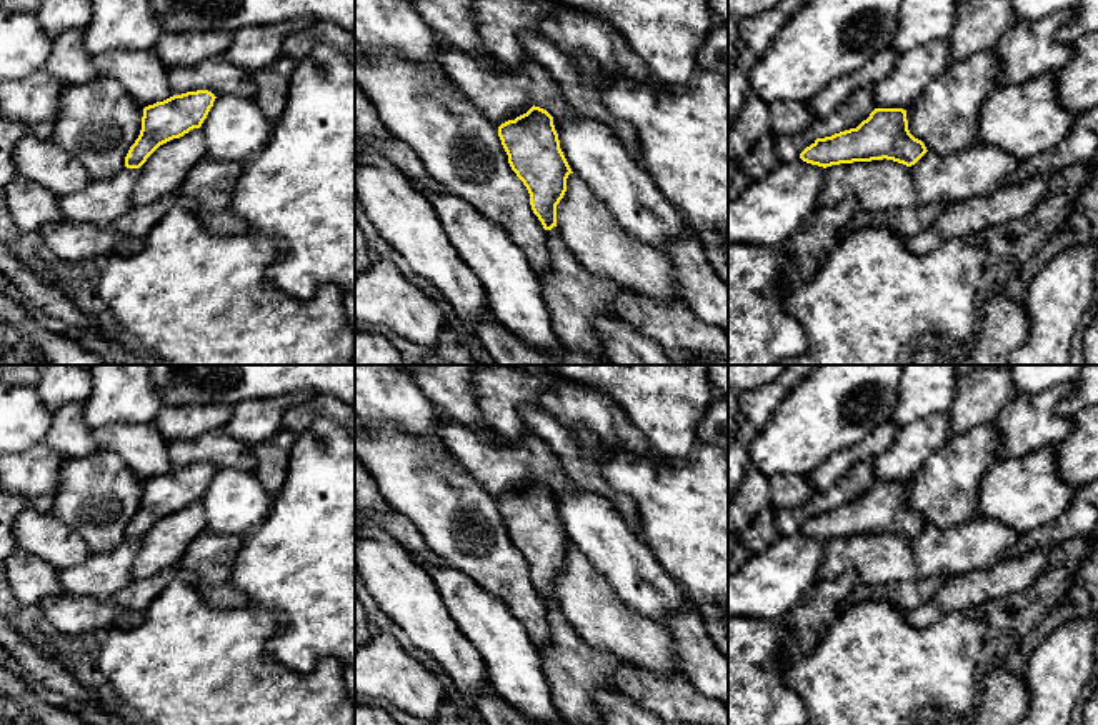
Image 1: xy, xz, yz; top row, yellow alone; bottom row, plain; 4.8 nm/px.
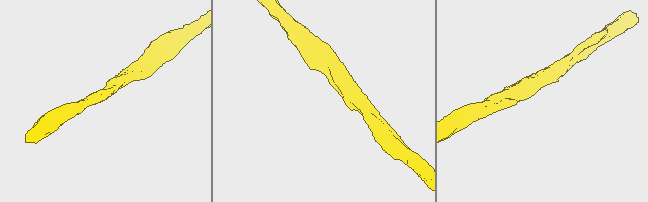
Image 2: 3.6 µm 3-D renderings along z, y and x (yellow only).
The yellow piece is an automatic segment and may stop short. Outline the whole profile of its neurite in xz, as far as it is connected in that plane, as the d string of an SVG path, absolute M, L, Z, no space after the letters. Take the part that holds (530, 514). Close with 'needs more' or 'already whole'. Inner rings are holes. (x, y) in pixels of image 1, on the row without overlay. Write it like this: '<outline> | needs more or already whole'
M532 480L527 487L498 500L508 537L530 567L530 578L545 603L556 600L556 578L566 565L571 545L561 522L553 490Z | already whole

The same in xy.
M197 463L145 480L140 508L125 530L125 540L140 542L160 518L200 502L215 472L208 463Z | already whole

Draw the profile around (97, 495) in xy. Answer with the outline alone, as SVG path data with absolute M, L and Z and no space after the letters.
M98 450L65 460L52 512L85 540L90 553L103 553L125 542L142 490L143 482L118 455Z

